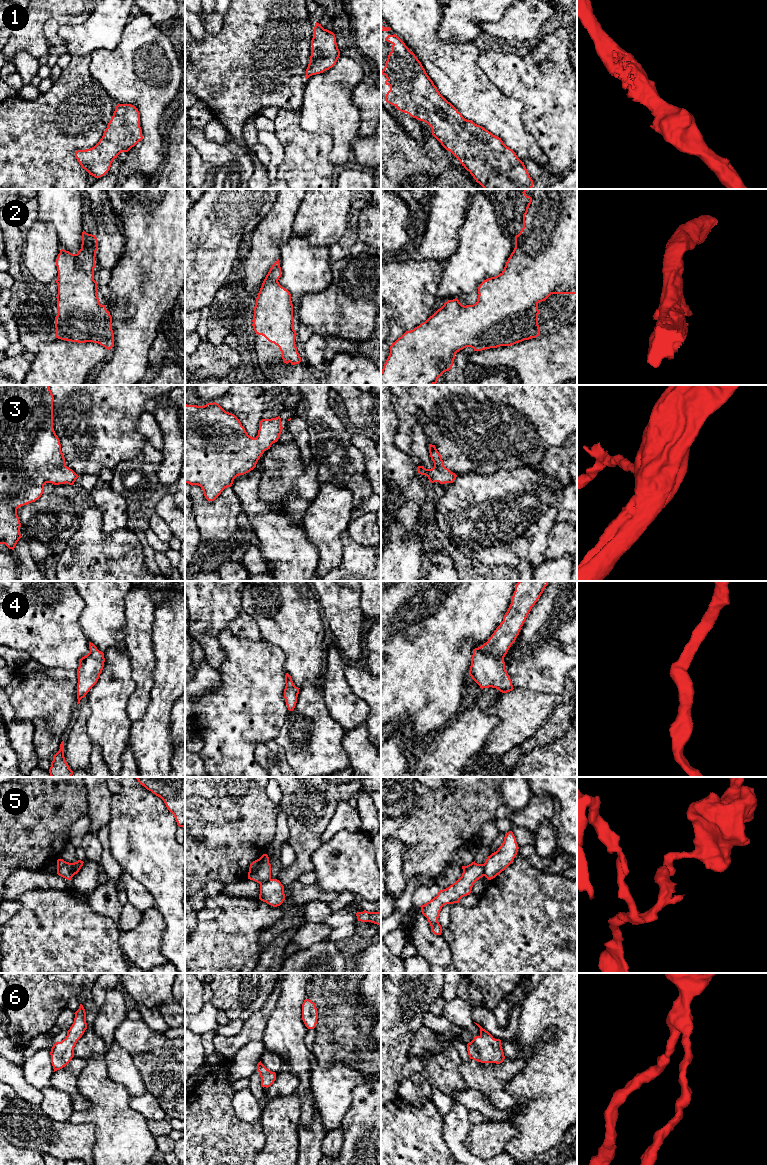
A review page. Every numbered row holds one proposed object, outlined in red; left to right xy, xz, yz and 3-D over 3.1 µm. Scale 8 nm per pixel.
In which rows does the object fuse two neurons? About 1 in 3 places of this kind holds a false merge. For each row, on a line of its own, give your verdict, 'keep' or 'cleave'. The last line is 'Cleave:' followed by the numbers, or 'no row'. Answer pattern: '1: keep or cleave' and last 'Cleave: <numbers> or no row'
1: keep
2: keep
3: keep
4: keep
5: cleave
6: keep
Cleave: 5

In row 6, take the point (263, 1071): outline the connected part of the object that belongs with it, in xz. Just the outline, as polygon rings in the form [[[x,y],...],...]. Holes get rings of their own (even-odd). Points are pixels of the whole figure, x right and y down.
[[[261,1061],[257,1064],[257,1071],[261,1077],[261,1086],[264,1088],[270,1087],[276,1080],[276,1073],[267,1069]]]

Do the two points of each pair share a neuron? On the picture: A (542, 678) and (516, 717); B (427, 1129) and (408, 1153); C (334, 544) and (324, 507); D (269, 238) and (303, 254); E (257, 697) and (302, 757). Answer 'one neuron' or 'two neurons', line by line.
A: two neurons
B: one neuron
C: one neuron
D: two neurons
E: two neurons

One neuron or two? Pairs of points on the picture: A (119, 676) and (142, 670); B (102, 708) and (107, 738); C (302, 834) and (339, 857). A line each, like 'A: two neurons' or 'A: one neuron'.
A: two neurons
B: one neuron
C: two neurons

